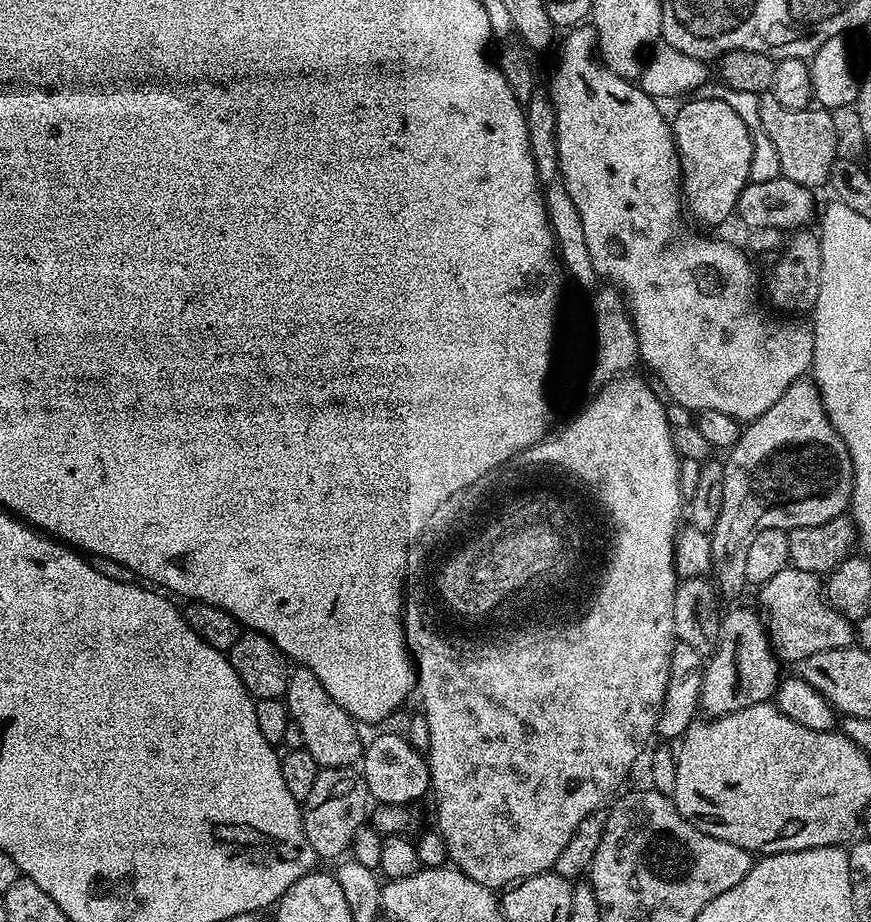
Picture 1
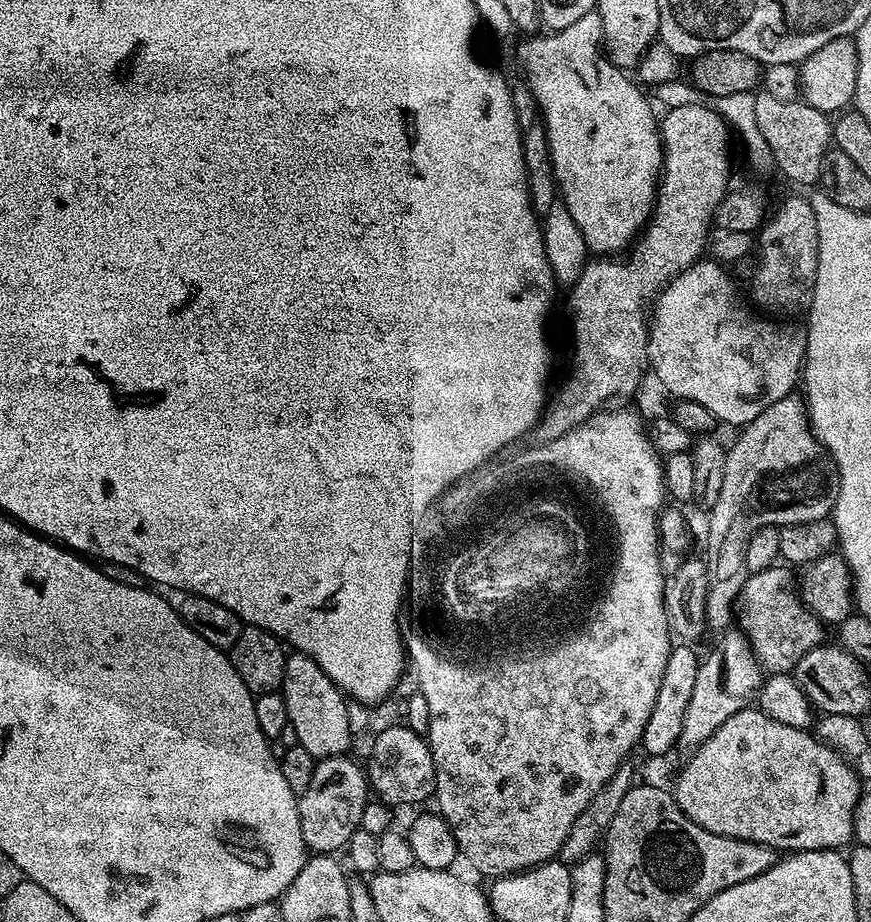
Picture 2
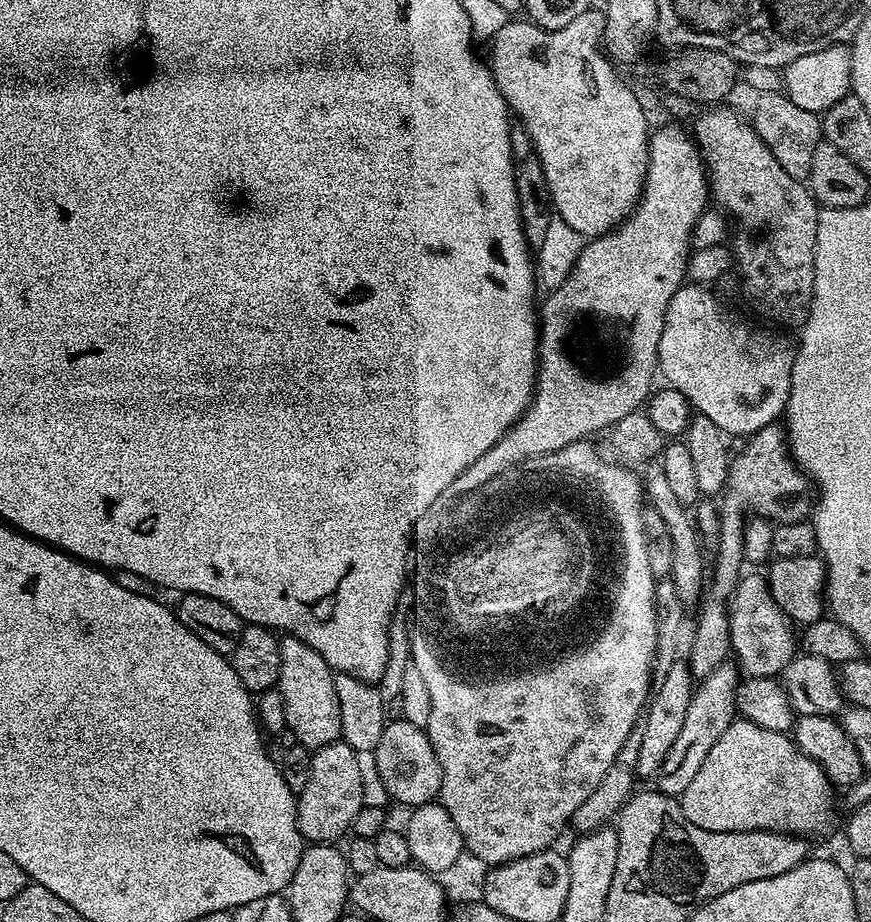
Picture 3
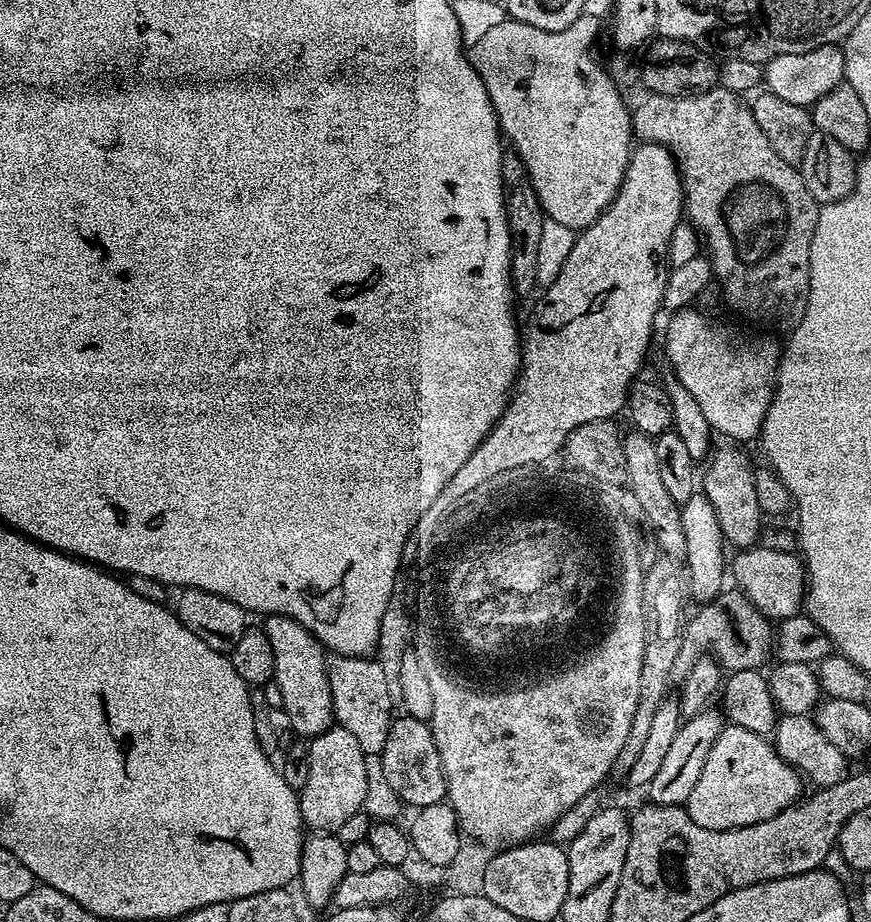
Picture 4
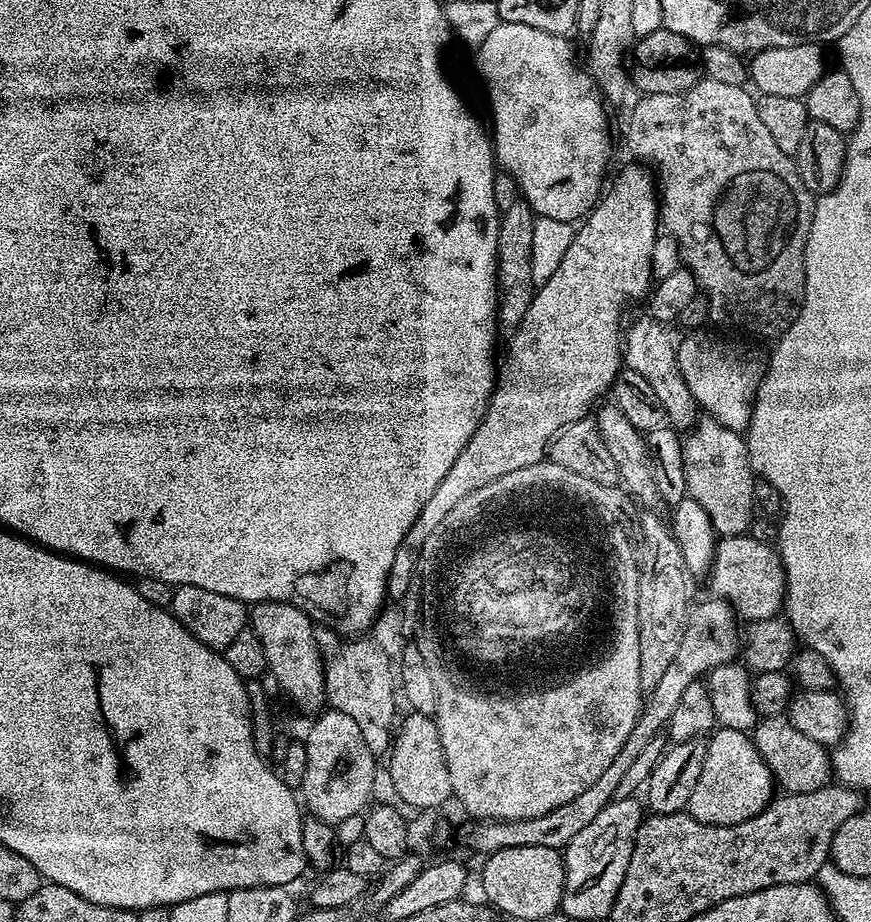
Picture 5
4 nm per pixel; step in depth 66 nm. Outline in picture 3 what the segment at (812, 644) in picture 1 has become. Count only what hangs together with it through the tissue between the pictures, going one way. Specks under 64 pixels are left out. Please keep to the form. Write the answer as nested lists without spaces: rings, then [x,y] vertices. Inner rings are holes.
[[[743,575],[737,581],[727,605],[729,647],[739,669],[751,679],[775,679],[781,675],[797,653],[798,636],[796,632],[794,634],[794,622],[774,602],[767,579],[763,575]]]

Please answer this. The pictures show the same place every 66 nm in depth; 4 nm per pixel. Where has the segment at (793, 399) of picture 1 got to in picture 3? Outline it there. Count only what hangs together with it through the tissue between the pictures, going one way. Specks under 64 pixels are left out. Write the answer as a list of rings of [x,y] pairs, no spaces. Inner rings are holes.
[[[779,423],[767,424],[762,430],[758,430],[747,437],[743,444],[744,449],[737,456],[735,453],[731,457],[728,466],[728,485],[724,487],[723,493],[718,500],[720,532],[717,533],[714,539],[714,545],[716,545],[716,565],[713,568],[711,565],[710,589],[707,591],[703,602],[699,605],[698,611],[700,613],[695,613],[694,631],[690,647],[686,652],[688,668],[697,681],[705,680],[710,674],[710,670],[714,670],[720,664],[725,663],[730,656],[727,603],[736,588],[738,577],[741,575],[742,570],[740,570],[740,567],[745,567],[746,564],[744,558],[744,525],[746,521],[751,516],[762,516],[764,519],[773,522],[807,521],[814,512],[813,485],[810,483],[804,469],[792,459],[788,446],[788,437],[785,429]]]

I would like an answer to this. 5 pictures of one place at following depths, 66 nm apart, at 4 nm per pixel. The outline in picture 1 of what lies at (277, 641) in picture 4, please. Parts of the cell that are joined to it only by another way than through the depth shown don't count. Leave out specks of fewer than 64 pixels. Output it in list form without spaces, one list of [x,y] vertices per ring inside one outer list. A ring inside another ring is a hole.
[[[296,666],[289,671],[288,689],[282,699],[288,706],[291,723],[301,730],[304,749],[321,768],[352,768],[361,759],[365,741],[360,740],[361,729],[357,721],[330,698],[326,686],[318,682],[318,677],[310,669]]]

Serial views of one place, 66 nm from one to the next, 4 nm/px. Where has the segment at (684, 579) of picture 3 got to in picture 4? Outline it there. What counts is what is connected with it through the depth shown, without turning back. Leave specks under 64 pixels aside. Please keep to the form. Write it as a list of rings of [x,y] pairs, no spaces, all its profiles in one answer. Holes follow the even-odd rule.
[[[629,431],[623,437],[624,466],[623,475],[628,475],[628,488],[636,499],[639,515],[646,521],[647,527],[658,538],[661,551],[670,554],[672,560],[683,561],[687,554],[686,537],[682,528],[681,505],[670,498],[665,484],[662,482],[662,473],[658,466],[658,450],[653,437],[645,432]]]

